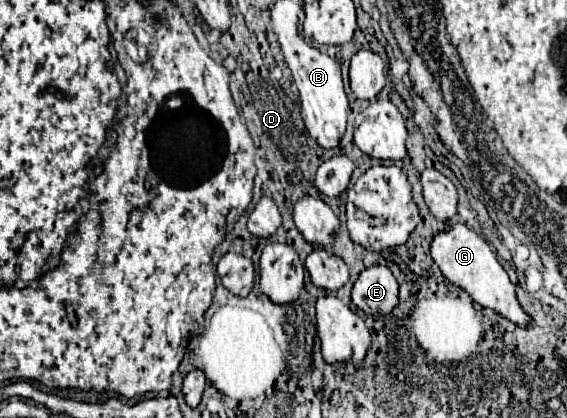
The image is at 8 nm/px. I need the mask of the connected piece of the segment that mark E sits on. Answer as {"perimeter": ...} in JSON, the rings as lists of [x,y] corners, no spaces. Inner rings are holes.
{"perimeter":[[[388,266],[364,268],[354,282],[352,302],[368,316],[390,314],[398,304],[398,282]]]}

